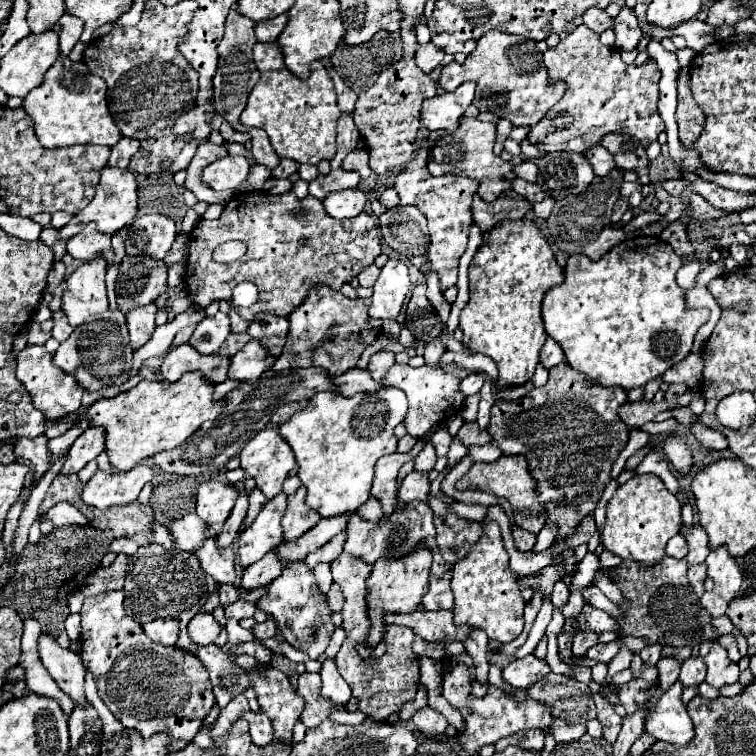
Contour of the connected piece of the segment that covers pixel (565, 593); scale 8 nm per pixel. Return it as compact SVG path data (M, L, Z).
M557 581L555 587L553 587L553 593L551 593L551 603L555 607L563 607L567 603L567 597L569 597L569 587L565 581Z

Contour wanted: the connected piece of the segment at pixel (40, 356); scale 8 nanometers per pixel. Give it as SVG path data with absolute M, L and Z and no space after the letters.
M27 345L17 353L17 379L23 383L25 391L31 395L31 403L39 409L45 419L59 419L67 413L73 413L81 405L83 389L75 381L73 373L65 373L63 369L51 363L51 355L41 345Z

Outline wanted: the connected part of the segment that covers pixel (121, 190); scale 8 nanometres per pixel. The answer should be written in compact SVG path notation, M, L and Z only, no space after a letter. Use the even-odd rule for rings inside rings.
M105 165L101 171L101 179L97 183L95 197L91 199L91 203L83 211L79 211L73 217L73 223L95 223L97 231L101 231L101 233L117 233L119 229L123 229L125 225L129 225L133 221L135 213L137 213L137 181L135 181L135 175L129 169Z

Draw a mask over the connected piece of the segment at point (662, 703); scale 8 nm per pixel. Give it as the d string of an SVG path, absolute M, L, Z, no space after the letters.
M679 681L673 683L659 699L659 705L655 705L655 709L647 715L645 733L657 741L687 745L693 739L693 723L681 703L681 691L683 685Z

